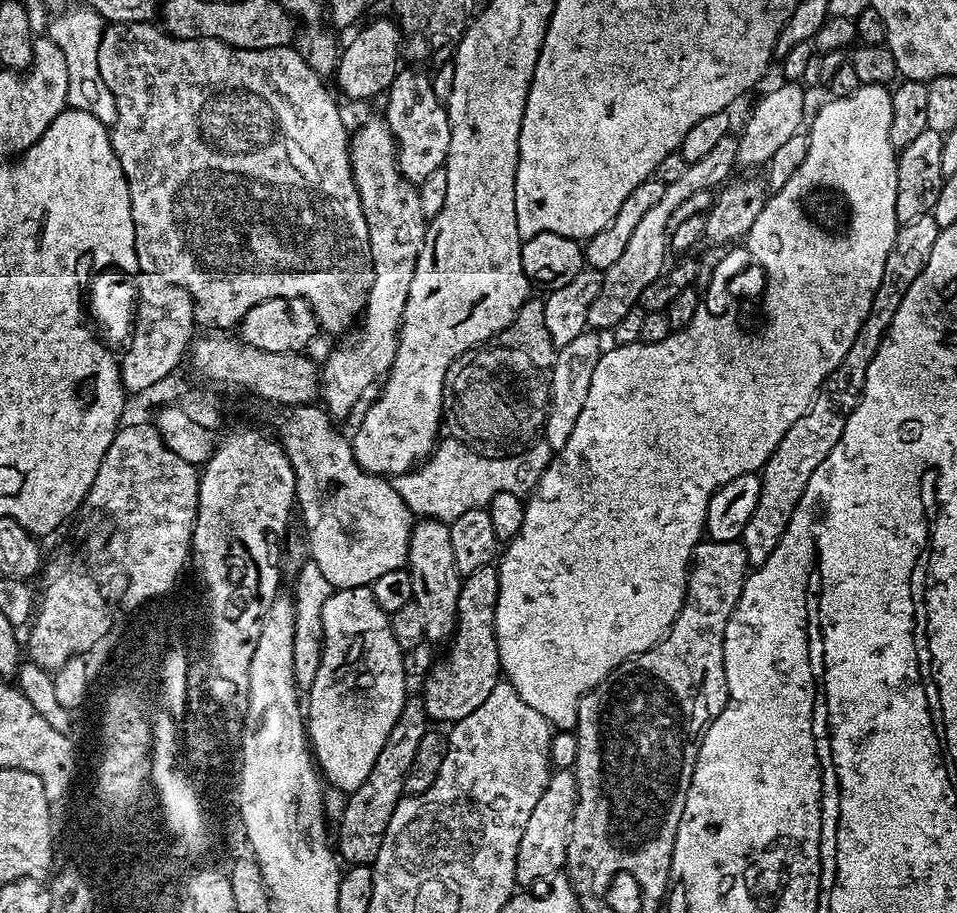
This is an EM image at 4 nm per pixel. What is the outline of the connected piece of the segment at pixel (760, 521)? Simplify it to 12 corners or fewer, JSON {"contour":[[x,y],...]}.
{"contour":[[931,214],[894,246],[846,358],[760,469],[742,543],[774,554],[858,406],[866,370],[906,290],[930,262]]}

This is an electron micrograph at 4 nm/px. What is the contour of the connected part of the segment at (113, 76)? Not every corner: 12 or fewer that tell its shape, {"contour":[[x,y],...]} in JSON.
{"contour":[[108,24],[138,269],[232,330],[374,280],[295,47]]}

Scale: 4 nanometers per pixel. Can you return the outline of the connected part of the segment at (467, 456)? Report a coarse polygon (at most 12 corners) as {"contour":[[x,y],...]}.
{"contour":[[437,443],[391,477],[420,518],[451,522],[494,494],[527,497],[554,455],[516,456]]}

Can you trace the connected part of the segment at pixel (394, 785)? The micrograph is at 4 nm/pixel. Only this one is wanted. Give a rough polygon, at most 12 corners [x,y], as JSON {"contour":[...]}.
{"contour":[[405,699],[370,778],[345,799],[334,836],[345,865],[371,866],[406,770],[430,730]]}

